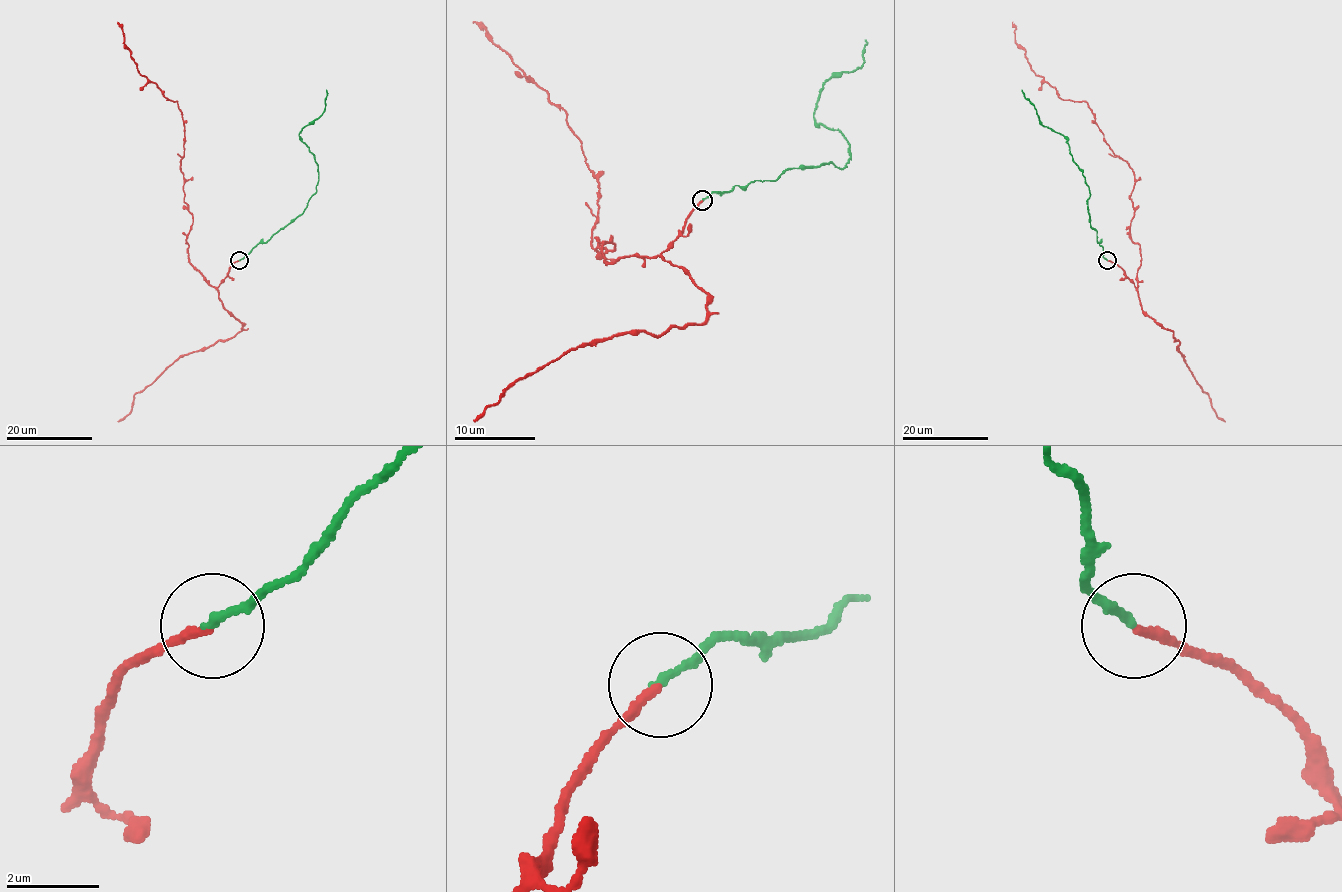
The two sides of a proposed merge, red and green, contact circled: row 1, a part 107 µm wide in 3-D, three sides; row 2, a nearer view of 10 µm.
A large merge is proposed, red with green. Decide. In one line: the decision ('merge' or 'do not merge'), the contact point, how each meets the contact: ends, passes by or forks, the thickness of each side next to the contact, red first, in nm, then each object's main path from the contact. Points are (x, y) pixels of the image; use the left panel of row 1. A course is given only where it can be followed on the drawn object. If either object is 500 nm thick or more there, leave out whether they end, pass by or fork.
do not merge; at (239, 260); red ends there; green ends there; 180 nm thick on the red side, 180 nm on the other; red runs (240, 260), (216, 287), (189, 261), (182, 114), (176, 101), (139, 72), (117, 21); green runs (240, 260), (301, 214), (316, 191), (318, 164), (299, 135), (304, 127), (322, 114), (326, 89)

